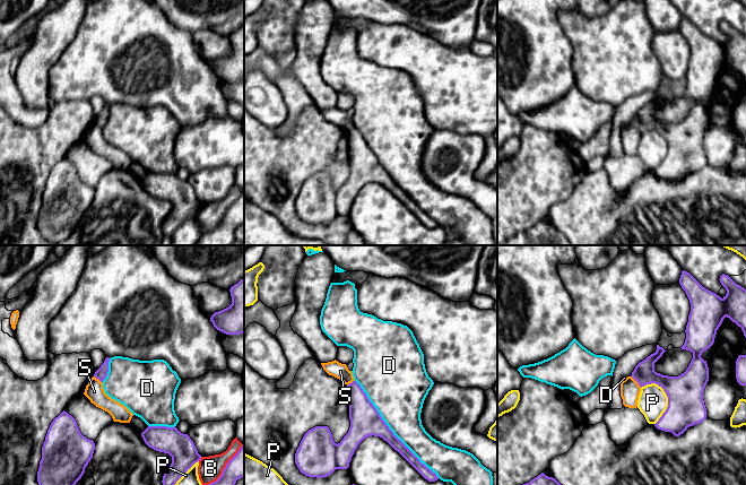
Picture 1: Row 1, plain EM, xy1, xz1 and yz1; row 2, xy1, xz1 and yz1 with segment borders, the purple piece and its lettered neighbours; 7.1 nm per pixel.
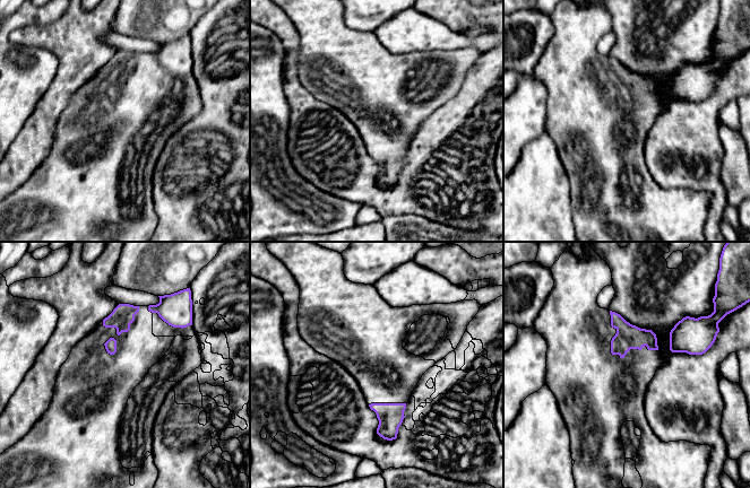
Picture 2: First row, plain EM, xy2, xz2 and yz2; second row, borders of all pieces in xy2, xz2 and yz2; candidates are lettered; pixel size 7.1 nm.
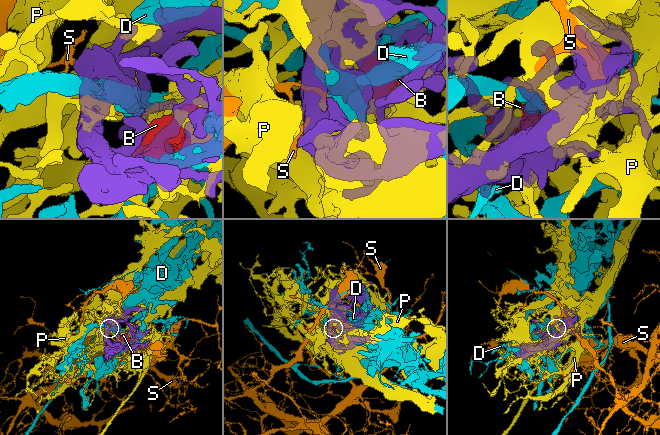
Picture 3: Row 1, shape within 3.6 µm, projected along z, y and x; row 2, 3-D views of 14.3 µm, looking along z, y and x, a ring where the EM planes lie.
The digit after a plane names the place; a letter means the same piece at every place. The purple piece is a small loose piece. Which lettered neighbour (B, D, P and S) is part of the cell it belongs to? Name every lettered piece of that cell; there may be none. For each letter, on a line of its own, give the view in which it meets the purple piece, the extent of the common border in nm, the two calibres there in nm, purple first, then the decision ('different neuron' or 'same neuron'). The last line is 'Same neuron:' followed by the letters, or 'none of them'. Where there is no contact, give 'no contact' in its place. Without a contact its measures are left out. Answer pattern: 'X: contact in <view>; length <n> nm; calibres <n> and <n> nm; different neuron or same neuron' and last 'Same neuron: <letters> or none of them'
B: contact in xy1; length 380 nm; calibres 180 and 180 nm; different neuron
D: contact in xz1; length 900 nm; calibres 220 and 360 nm; different neuron
P: contact in yz1; length 300 nm; calibres 260 and 220 nm; different neuron
S: contact in yz1; length 120 nm; calibres 150 and 140 nm; different neuron
Same neuron: none of them

